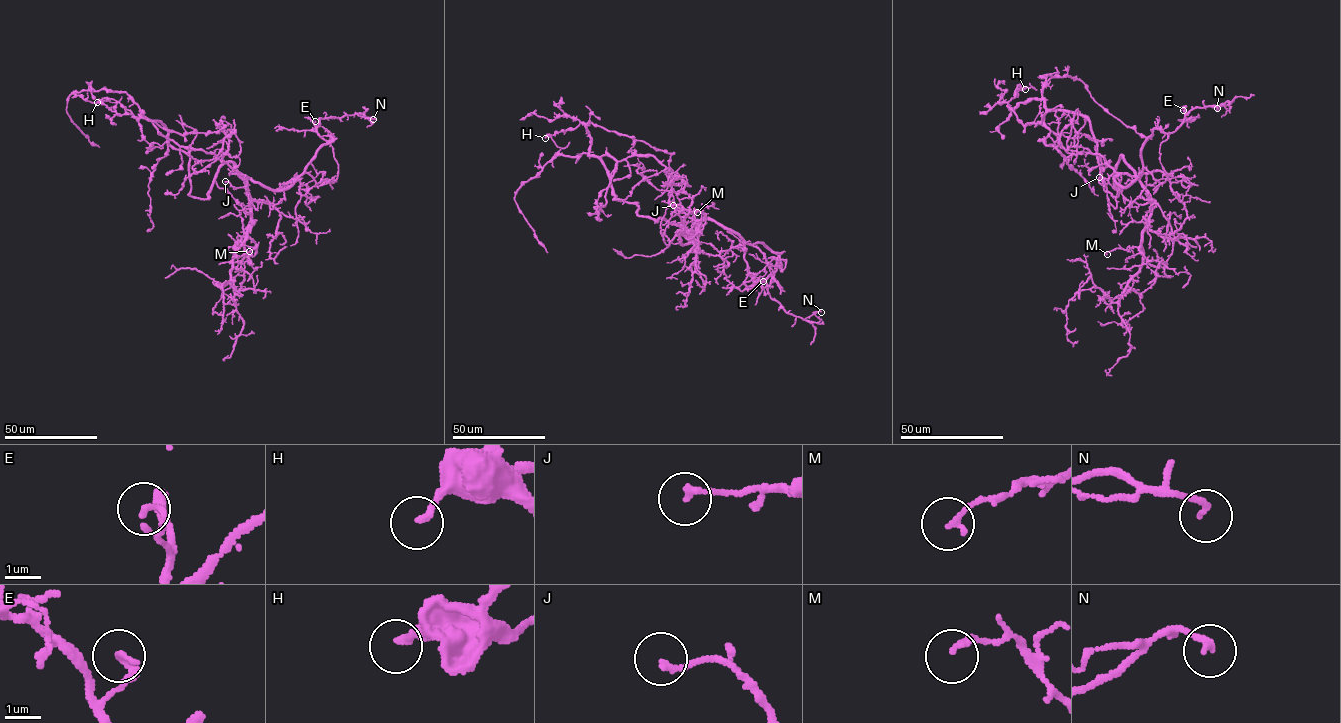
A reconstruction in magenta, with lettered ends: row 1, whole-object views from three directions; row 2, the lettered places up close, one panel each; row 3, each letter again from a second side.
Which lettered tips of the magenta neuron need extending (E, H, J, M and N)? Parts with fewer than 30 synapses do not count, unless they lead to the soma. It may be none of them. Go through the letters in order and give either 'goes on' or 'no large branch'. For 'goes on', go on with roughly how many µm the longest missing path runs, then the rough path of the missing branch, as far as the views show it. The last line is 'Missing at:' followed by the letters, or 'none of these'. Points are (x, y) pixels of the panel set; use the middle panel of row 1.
E: no large branch
H: no large branch
J: no large branch
M: no large branch
N: no large branch
Missing at: none of these

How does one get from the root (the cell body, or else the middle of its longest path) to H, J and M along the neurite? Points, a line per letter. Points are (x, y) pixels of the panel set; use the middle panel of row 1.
H: (653, 220), (638, 214), (637, 202), (616, 198), (605, 164), (589, 154), (590, 134), (584, 124), (545, 138)
J: (653, 220), (662, 218), (679, 224), (692, 236), (695, 213), (673, 205)
M: (653, 220), (662, 218), (681, 226), (698, 251), (690, 236), (703, 228), (705, 218), (701, 211), (697, 212)

